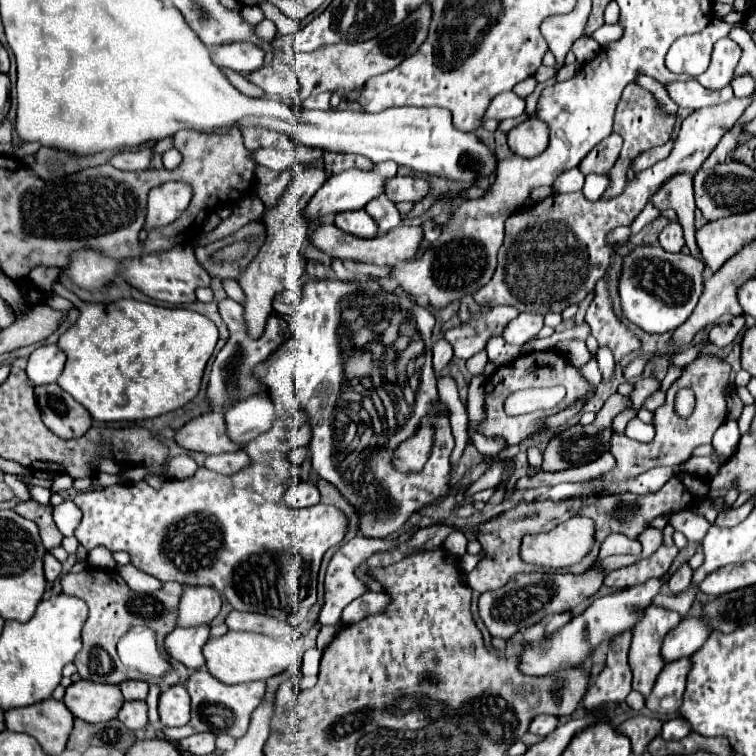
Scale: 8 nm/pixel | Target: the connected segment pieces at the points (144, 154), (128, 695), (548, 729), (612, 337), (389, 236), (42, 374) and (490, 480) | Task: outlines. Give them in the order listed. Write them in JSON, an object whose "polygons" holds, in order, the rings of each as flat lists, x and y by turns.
{"polygons":[[[144,147,138,151,124,151,110,159,110,165,122,171,142,171,150,167,150,161,154,157,154,147]],[[124,681,118,685,124,699,146,699,148,695,148,683,146,681]],[[538,715,538,717,534,717,534,721,530,723,530,733,540,735,540,737,546,737,546,735,550,735,556,727,558,727,558,717]],[[604,275,594,289,594,299,586,311,586,323,600,347,608,347,614,361,620,363,632,351,640,351,640,339,616,317,612,309,612,297,608,293,608,277]],[[322,225,312,233,312,243,322,249,326,255,330,257,338,257,342,261,352,259,352,261,362,261,362,263,372,263,372,265,388,265,394,267,396,263,402,261,412,261,414,257,418,257,420,245,424,241,424,231,422,225,398,225,396,229,388,231,386,235,376,235,372,239,360,239,354,237,350,233,344,233,340,229,336,229,336,225]],[[42,345,30,357,26,365,28,379,34,385,56,383,66,363,66,355,56,345]],[[500,461,498,465,494,465,492,469,488,469,476,483,472,483,468,487,468,493,474,493,474,491,482,491,482,489,492,489,492,487,498,487,500,481,502,481,502,467,504,467,504,461]]]}

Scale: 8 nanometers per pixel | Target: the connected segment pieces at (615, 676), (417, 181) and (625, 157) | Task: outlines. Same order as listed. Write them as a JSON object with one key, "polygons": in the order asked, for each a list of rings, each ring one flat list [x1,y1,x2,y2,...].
{"polygons":[[[630,631,620,633,618,637,612,639,610,651,606,665,602,673,596,677,594,685,588,687,586,697,584,697,584,707,586,709,596,709,602,703,614,701,620,703,626,699,630,693,630,683,632,683,632,673,628,667,628,645,630,645]],[[392,177,384,183,384,193,388,195,388,199,392,199,394,203,398,201,410,201,416,203,420,199,424,199,428,195,430,189,430,181,422,179,422,177]],[[636,83,626,85,622,99,618,103,618,109,616,109,616,119,614,119,614,131,624,139,624,145,622,145,622,153,620,153,618,161,608,171,610,179,626,179,632,159,636,155,640,155,642,151,656,147,656,103,658,101,650,91,638,87]]]}

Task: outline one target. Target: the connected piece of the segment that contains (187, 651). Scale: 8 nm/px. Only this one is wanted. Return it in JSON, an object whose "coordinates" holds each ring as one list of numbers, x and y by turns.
{"coordinates":[[210,625,176,627,164,641,166,651,188,669,200,669,204,665,202,647,210,639]]}

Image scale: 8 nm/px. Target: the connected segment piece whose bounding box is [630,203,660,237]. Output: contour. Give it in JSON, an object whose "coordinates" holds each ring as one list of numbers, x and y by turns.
{"coordinates":[[648,203,648,205,636,215,636,219,630,223,630,237,634,237,640,229,644,229,648,223,652,223,658,215,660,215,660,211,658,211,654,205]]}

